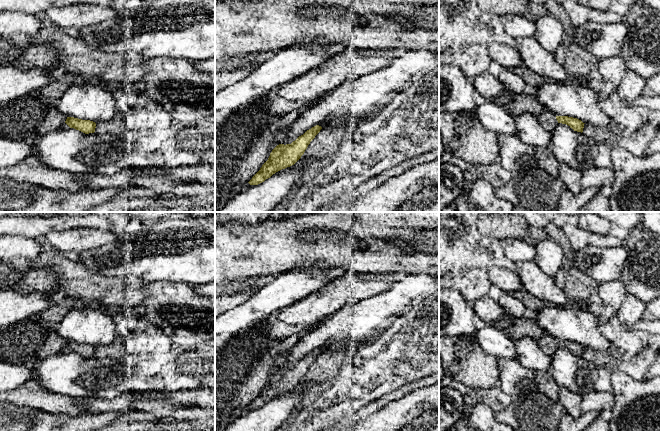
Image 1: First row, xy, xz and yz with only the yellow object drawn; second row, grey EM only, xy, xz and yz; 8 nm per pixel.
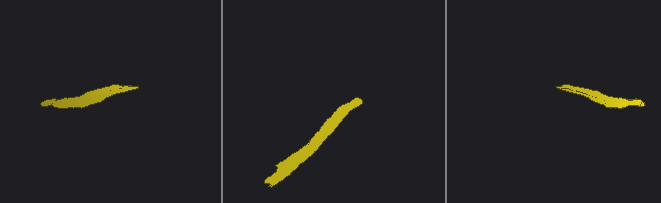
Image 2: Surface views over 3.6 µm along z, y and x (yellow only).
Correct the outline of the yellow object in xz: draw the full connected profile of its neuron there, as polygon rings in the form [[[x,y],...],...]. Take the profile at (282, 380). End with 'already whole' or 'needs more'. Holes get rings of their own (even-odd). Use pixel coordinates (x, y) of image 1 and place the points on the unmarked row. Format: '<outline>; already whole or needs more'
[[[316,349],[299,360],[291,368],[277,369],[270,377],[268,384],[248,407],[250,409],[258,409],[276,396],[294,389],[321,353],[321,350]]]; already whole

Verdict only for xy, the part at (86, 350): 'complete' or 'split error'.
complete

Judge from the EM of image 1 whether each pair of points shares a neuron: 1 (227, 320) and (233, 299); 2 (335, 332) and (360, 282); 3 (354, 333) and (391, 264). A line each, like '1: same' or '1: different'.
1: different
2: different
3: different

